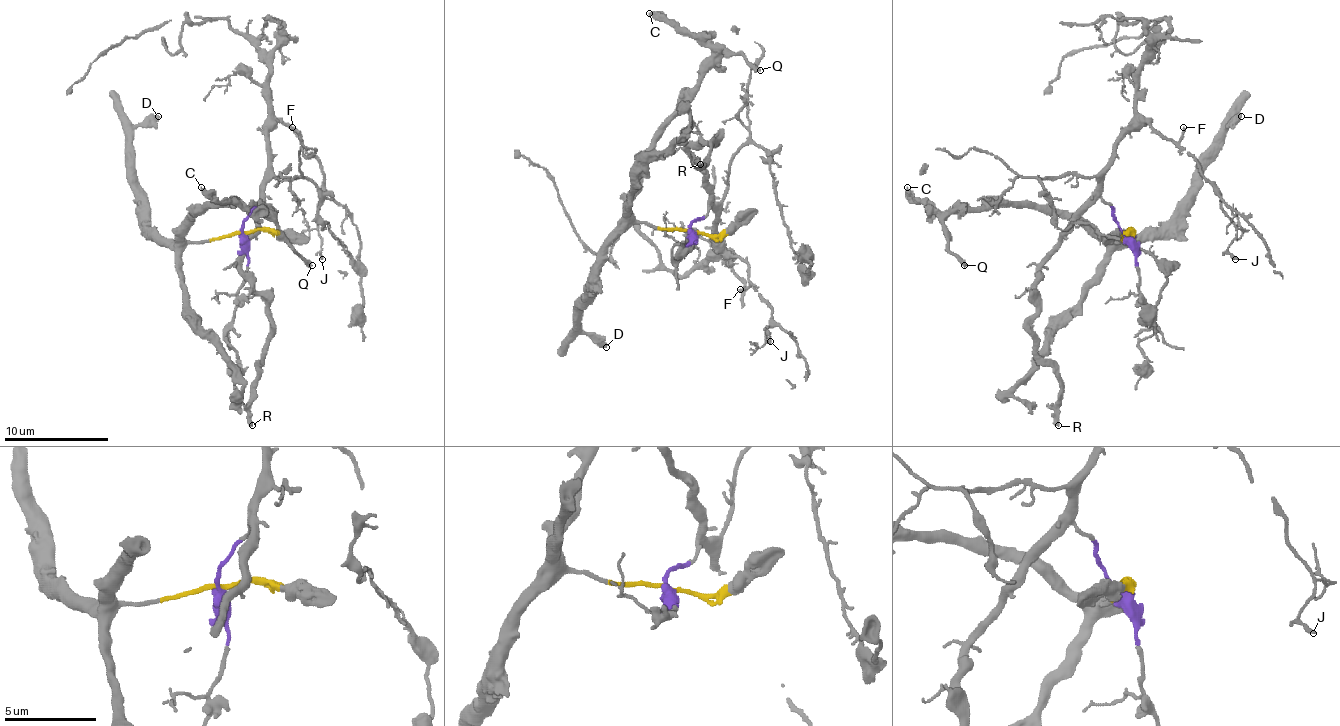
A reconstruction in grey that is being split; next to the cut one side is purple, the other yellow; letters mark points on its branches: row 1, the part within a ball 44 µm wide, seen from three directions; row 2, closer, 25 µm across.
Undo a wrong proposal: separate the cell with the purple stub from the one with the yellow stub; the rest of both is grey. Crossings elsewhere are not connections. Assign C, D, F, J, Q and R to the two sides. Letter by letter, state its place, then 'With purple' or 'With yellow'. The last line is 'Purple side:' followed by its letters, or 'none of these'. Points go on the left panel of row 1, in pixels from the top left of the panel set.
C: Place: (201, 187). With yellow
D: Place: (158, 116). With yellow
F: Place: (292, 127). With purple
J: Place: (322, 259). With purple
Q: Place: (312, 265). With yellow
R: Place: (252, 425). With purple
Purple side: F, J, R

